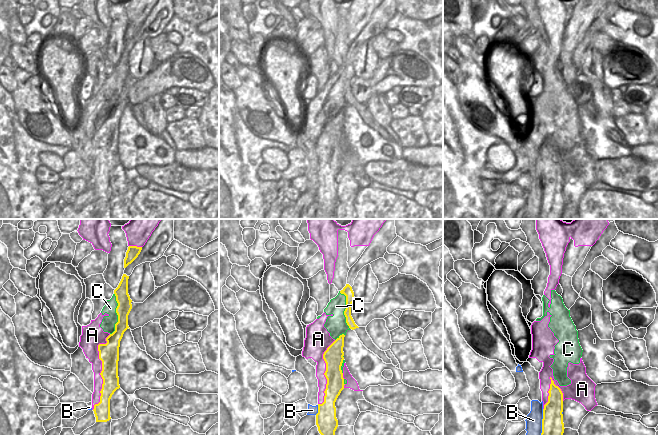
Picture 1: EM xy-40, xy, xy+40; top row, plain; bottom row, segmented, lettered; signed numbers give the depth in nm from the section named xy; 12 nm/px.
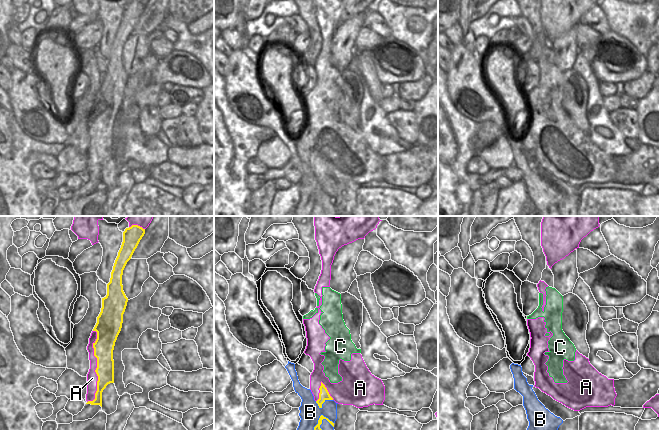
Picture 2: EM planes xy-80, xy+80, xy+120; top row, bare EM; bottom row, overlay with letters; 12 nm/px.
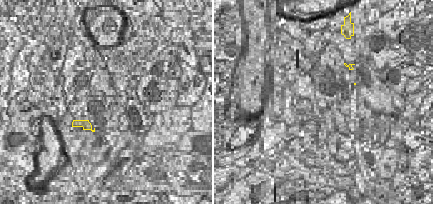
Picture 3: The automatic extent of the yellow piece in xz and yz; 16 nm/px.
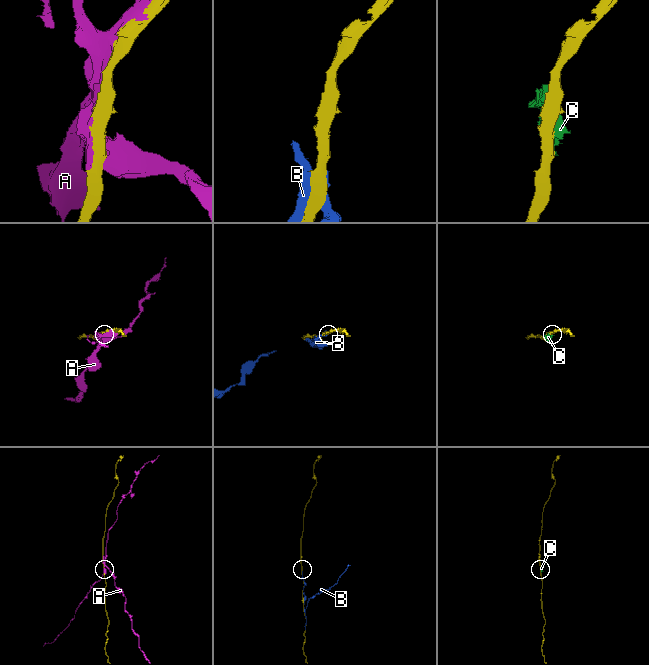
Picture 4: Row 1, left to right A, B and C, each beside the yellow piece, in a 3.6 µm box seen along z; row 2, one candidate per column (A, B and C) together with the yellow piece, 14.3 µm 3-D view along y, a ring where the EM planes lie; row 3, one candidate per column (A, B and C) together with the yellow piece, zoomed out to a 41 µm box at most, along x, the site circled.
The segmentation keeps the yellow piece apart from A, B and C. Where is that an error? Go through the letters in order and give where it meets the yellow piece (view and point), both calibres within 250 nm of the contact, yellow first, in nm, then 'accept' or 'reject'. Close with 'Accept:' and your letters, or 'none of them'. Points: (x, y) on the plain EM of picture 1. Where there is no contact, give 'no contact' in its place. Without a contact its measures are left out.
A: xy-40 (102, 146) | 240/160 nm | reject
B: xy+40 (542, 202) | 280/190 nm | reject
C: xy-40 (117, 90) | 170/170 nm | reject
Accept: none of them

